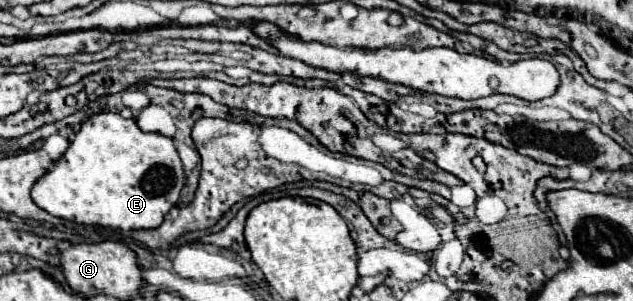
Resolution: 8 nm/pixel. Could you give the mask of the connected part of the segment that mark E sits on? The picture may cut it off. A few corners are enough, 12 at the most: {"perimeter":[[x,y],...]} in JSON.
{"perimeter":[[101,112],[31,188],[65,220],[157,228],[175,142]]}

